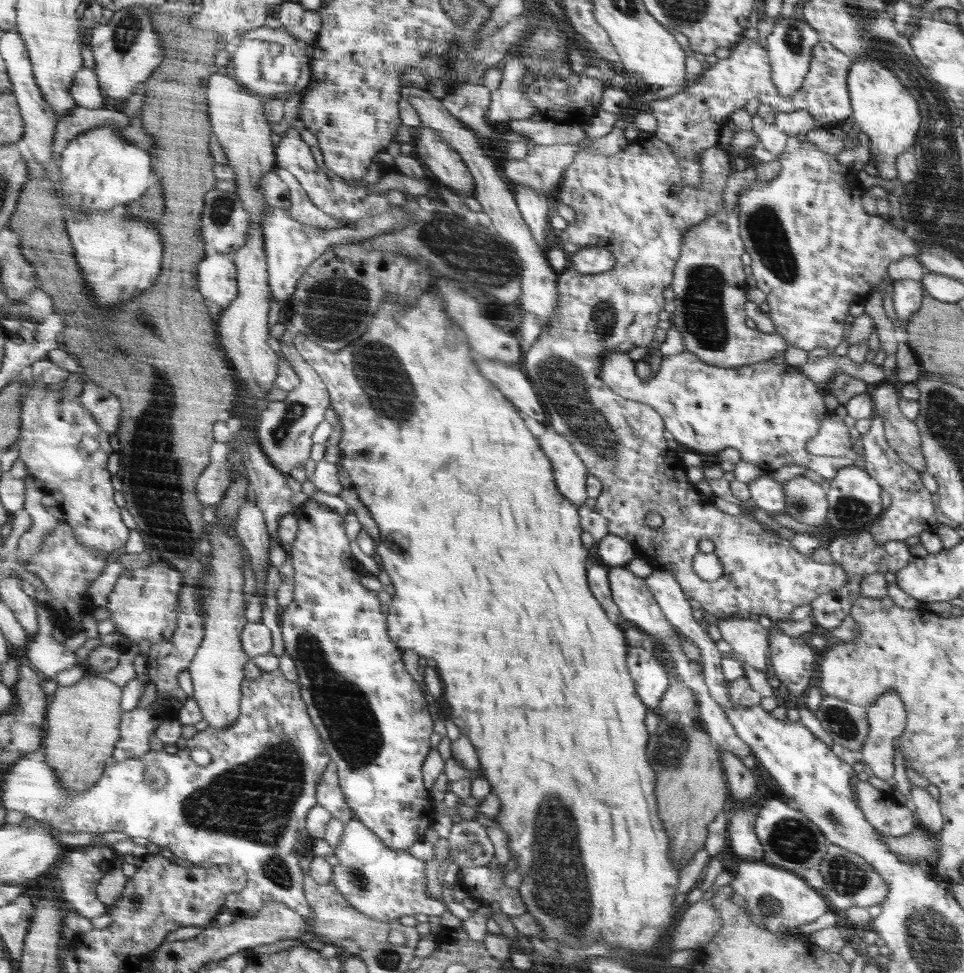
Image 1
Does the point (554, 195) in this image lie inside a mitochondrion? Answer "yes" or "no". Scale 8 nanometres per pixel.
no

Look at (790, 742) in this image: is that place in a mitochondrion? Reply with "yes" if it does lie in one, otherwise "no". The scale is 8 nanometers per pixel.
no

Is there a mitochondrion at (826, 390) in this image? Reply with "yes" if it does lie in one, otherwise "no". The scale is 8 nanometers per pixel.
no

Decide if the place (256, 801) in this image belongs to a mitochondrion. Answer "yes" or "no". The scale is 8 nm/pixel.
yes

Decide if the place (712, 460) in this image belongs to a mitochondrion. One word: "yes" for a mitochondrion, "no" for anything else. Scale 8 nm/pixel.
no

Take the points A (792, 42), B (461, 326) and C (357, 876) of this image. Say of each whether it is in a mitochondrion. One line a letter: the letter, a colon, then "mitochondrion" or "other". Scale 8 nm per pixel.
A: mitochondrion
B: other
C: mitochondrion

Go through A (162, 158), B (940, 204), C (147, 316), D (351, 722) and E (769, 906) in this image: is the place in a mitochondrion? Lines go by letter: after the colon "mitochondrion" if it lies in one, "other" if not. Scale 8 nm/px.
A: other
B: mitochondrion
C: mitochondrion
D: mitochondrion
E: mitochondrion

